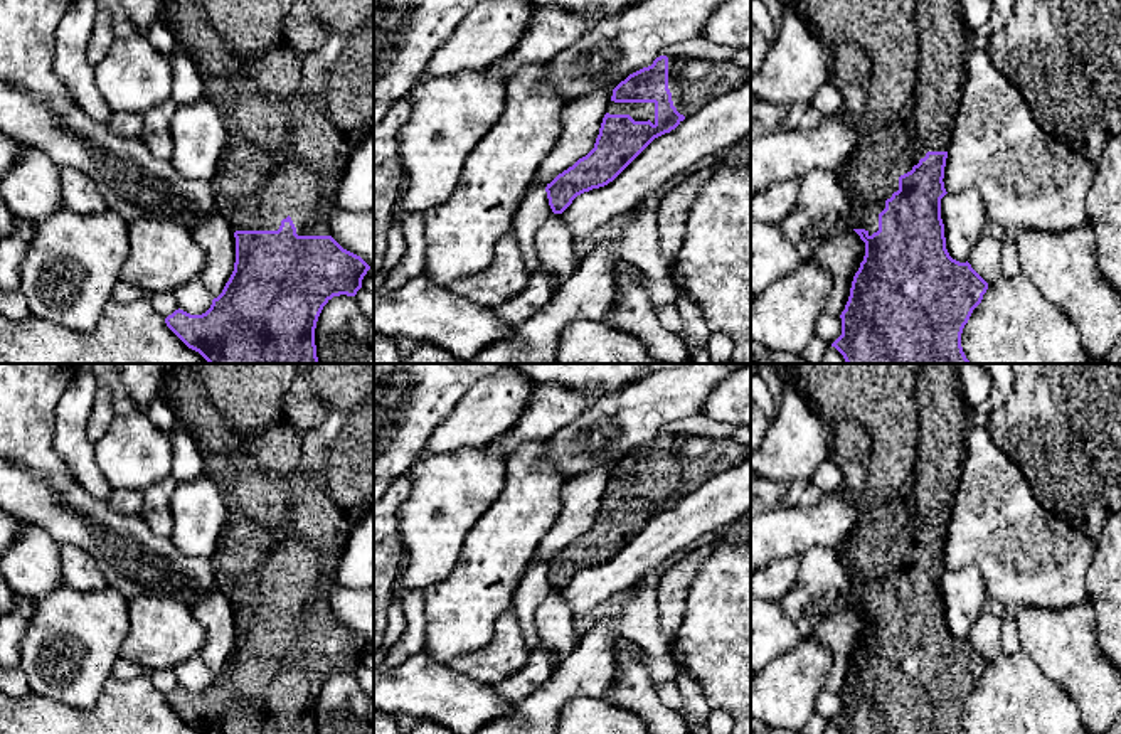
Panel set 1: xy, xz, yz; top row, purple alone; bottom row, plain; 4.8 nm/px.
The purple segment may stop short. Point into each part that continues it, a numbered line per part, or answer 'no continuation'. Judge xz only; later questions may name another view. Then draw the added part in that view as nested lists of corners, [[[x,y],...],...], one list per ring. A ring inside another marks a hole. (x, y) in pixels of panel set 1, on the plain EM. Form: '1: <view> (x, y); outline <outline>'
1: xz (640, 489); outline [[[609,478],[606,490],[630,492],[635,498],[651,498],[655,502],[655,480],[614,480]]]

